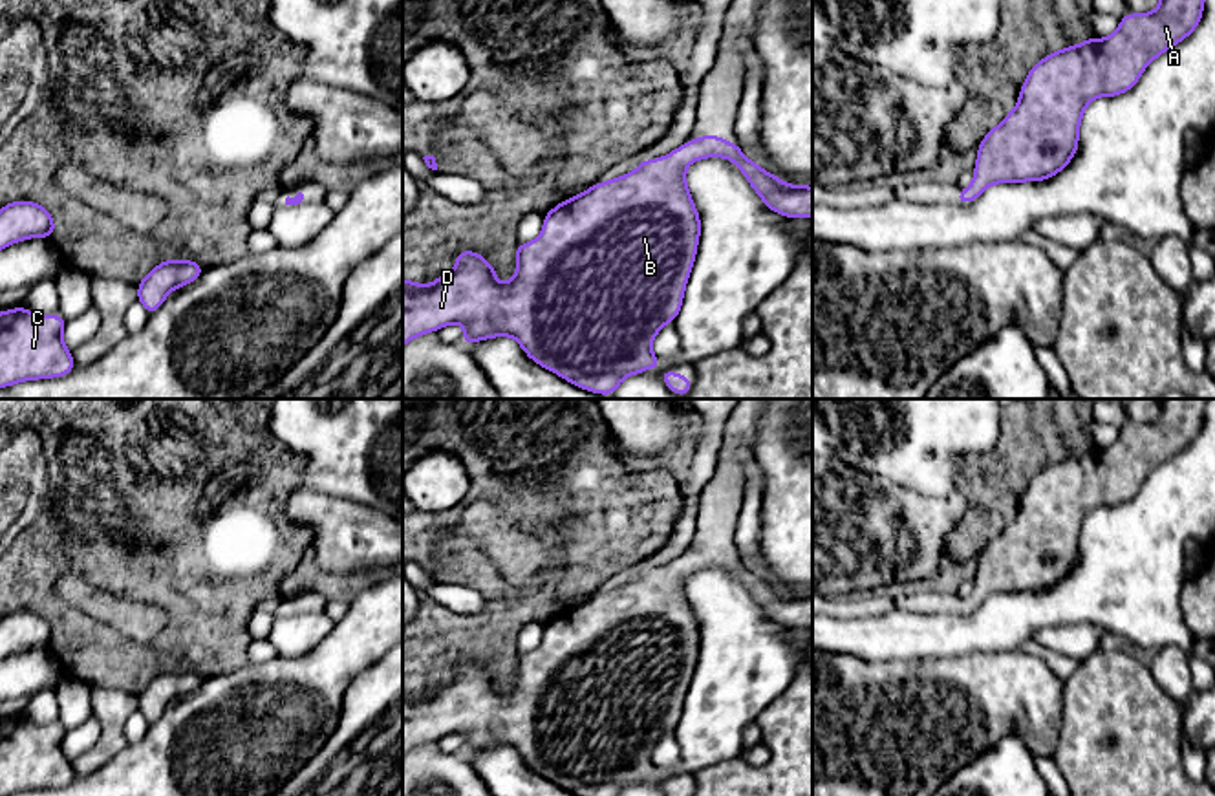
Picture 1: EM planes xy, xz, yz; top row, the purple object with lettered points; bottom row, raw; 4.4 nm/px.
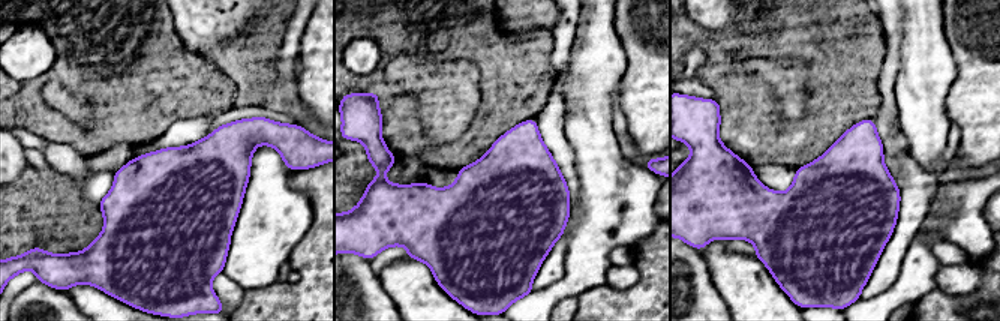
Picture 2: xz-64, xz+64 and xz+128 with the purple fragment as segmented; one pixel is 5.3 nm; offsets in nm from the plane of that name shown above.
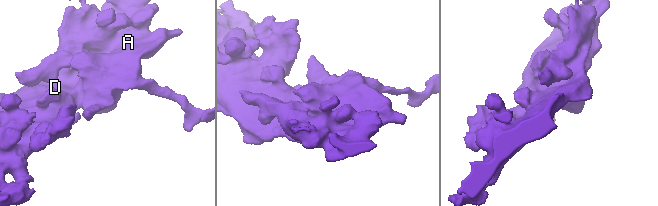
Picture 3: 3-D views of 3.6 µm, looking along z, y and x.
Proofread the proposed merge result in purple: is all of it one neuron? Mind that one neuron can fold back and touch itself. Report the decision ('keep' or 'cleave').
keep

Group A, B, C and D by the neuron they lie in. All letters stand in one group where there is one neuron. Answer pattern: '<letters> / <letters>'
A B C D

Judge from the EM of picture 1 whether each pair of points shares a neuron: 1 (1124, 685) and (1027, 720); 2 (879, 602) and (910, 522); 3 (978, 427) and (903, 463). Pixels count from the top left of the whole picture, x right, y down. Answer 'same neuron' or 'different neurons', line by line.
1: different neurons
2: different neurons
3: same neuron

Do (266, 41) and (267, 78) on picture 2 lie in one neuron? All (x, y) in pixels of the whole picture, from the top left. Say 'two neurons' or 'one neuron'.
one neuron

